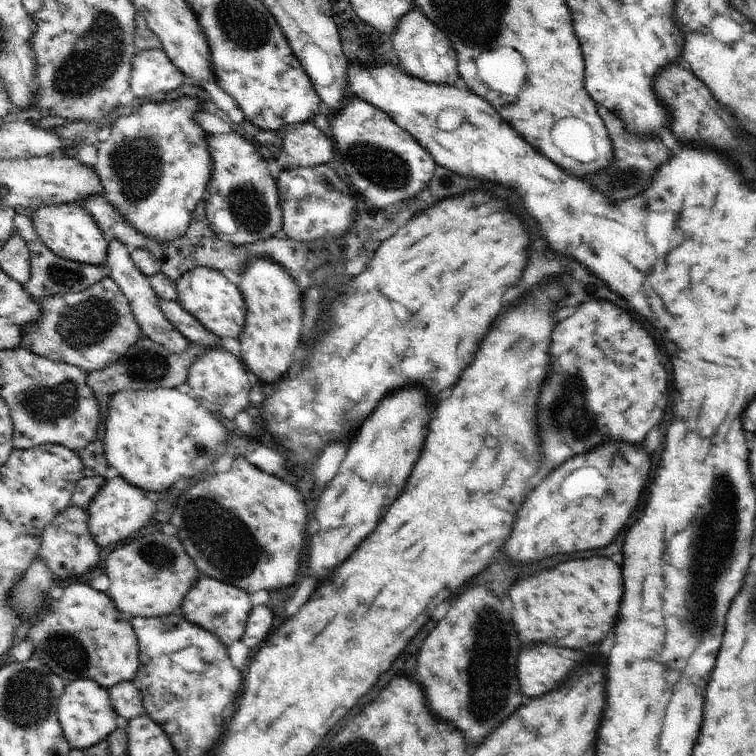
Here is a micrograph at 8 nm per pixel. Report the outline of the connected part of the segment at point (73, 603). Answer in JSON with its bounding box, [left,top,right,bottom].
[28,582,140,689]

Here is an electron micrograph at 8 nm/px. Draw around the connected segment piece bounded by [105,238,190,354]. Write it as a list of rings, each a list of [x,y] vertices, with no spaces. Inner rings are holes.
[[[112,238],[109,245],[107,246],[107,257],[105,266],[109,268],[109,277],[118,284],[120,290],[124,292],[124,296],[130,300],[130,308],[138,322],[139,328],[142,330],[143,335],[153,341],[156,344],[162,345],[166,352],[172,354],[182,354],[190,348],[190,341],[177,329],[174,328],[173,323],[171,323],[166,315],[163,314],[160,308],[160,303],[158,302],[158,296],[152,288],[150,282],[150,277],[146,274],[142,274],[134,260],[130,258],[133,248],[126,246],[124,242]]]

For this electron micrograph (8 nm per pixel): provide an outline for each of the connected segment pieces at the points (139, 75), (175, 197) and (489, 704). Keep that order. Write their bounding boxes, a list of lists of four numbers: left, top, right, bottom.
[[129,48,184,98],[93,96,212,242],[418,586,528,746]]

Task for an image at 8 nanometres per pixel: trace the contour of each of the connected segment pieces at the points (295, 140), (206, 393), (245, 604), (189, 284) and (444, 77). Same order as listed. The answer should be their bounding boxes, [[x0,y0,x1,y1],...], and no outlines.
[[276,121,334,170],[187,346,254,420],[179,575,253,648],[177,266,246,339],[392,6,460,84]]

